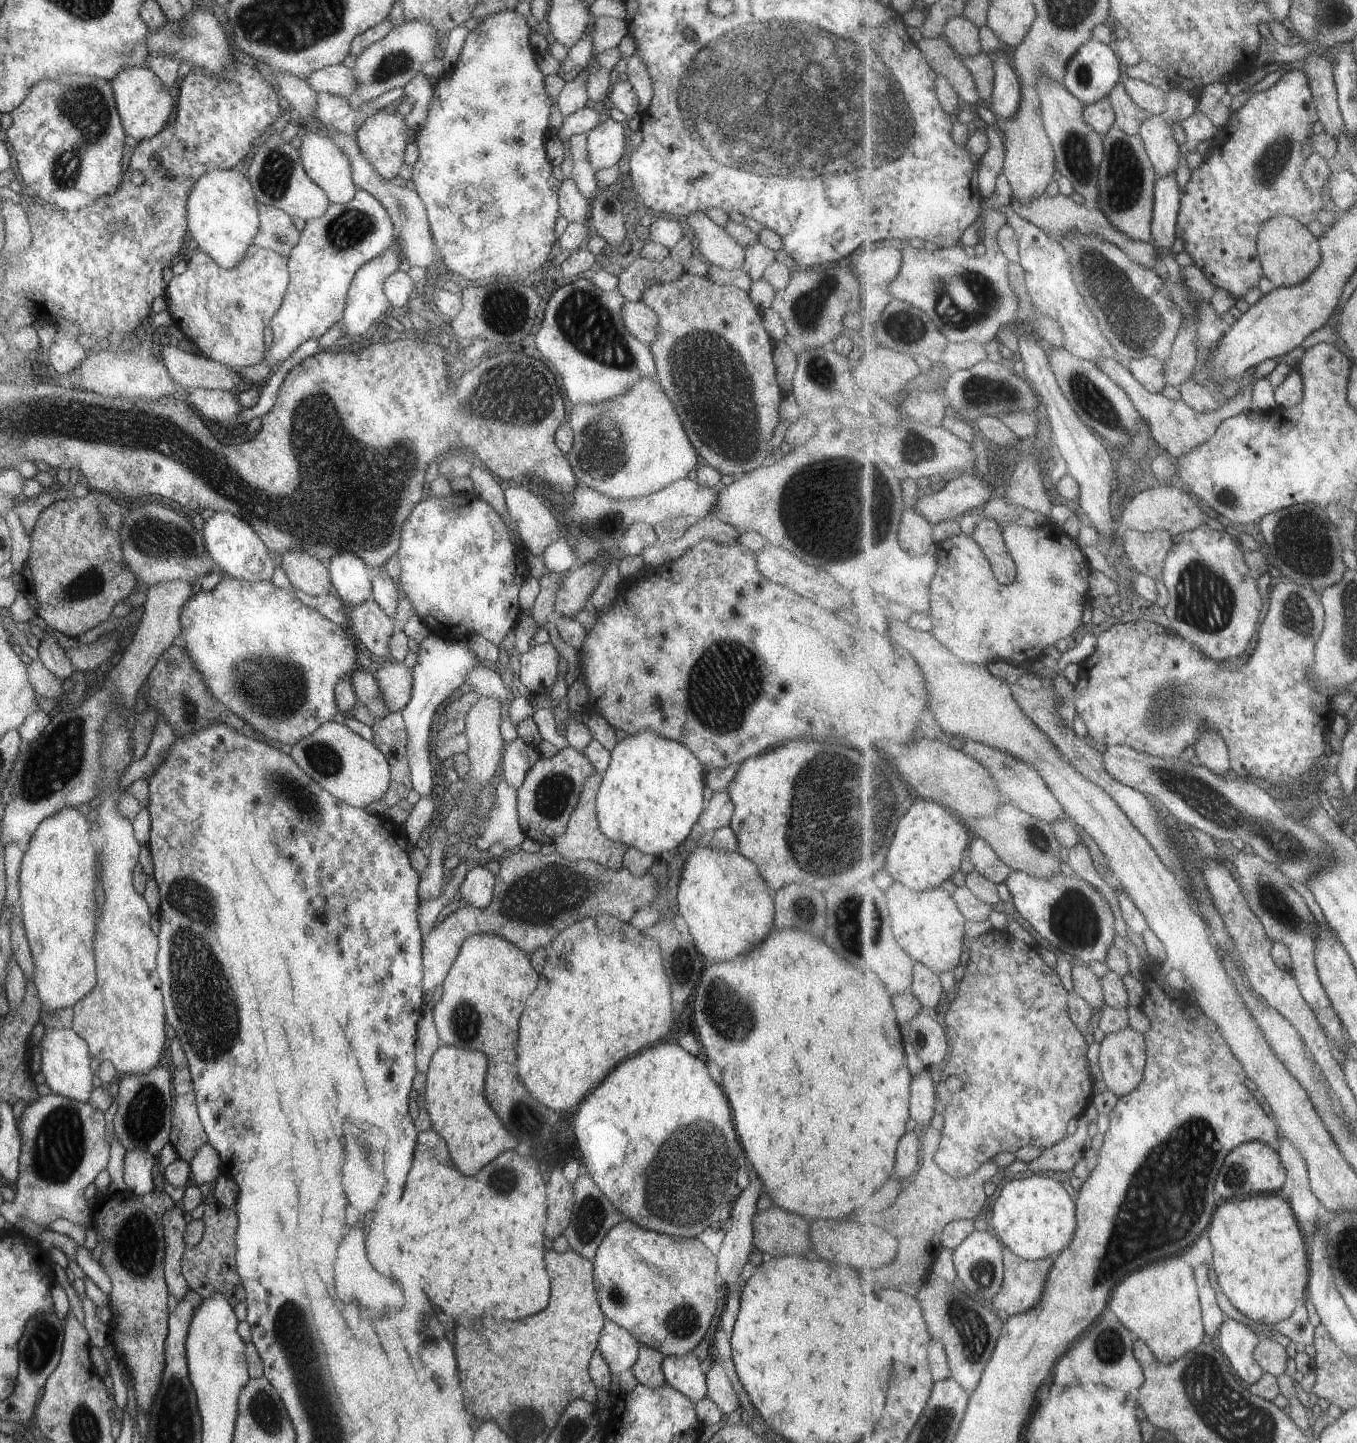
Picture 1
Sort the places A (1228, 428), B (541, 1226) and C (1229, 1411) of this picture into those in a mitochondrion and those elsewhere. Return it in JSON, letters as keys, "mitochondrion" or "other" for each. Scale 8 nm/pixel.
{"A":"other","B":"other","C":"mitochondrion"}

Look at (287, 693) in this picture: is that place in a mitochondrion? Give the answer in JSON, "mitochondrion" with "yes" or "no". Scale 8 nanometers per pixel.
{"mitochondrion":"yes"}

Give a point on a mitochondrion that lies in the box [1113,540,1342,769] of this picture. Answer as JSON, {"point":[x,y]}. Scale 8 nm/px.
{"point":[1205,602]}

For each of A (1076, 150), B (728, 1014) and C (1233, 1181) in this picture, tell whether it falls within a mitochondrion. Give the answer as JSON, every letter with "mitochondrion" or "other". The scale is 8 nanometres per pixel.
{"A":"mitochondrion","B":"mitochondrion","C":"mitochondrion"}

